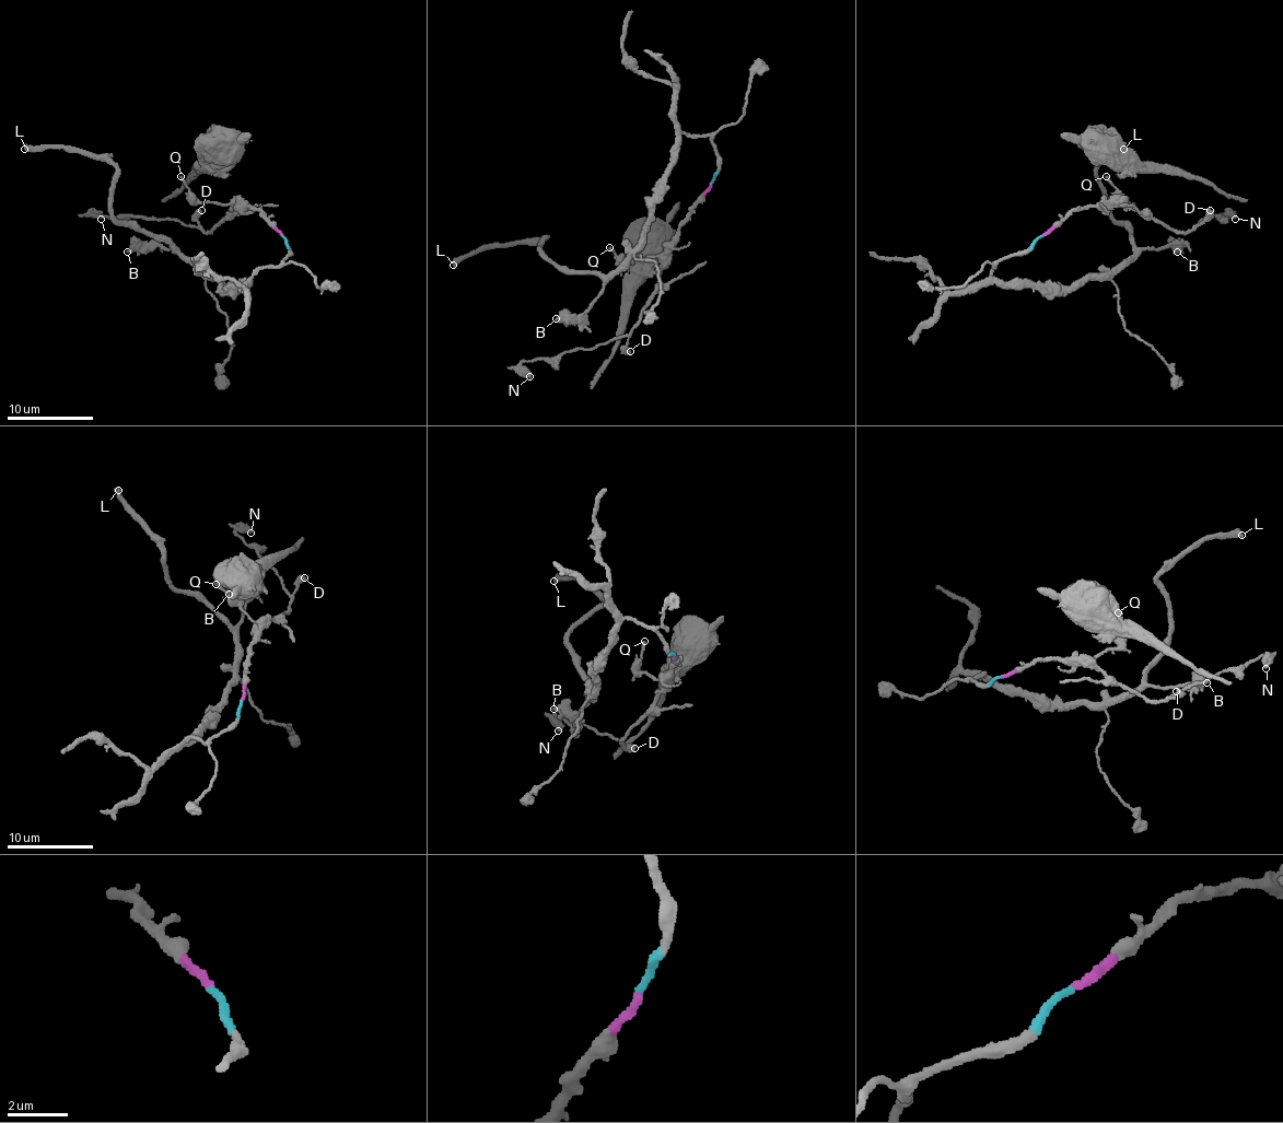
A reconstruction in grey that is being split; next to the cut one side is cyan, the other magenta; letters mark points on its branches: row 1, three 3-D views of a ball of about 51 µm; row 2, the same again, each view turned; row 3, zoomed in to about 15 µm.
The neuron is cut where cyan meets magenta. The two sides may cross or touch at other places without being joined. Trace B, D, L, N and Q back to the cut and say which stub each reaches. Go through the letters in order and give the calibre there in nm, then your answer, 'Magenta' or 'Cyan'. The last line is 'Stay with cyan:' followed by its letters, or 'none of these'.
B: Thickness 440 nm. Cyan
D: Thickness 550 nm. Magenta
L: Thickness 440 nm. Cyan
N: Thickness 480 nm. Magenta
Q: Thickness 220 nm. Magenta
Stay with cyan: B, L

